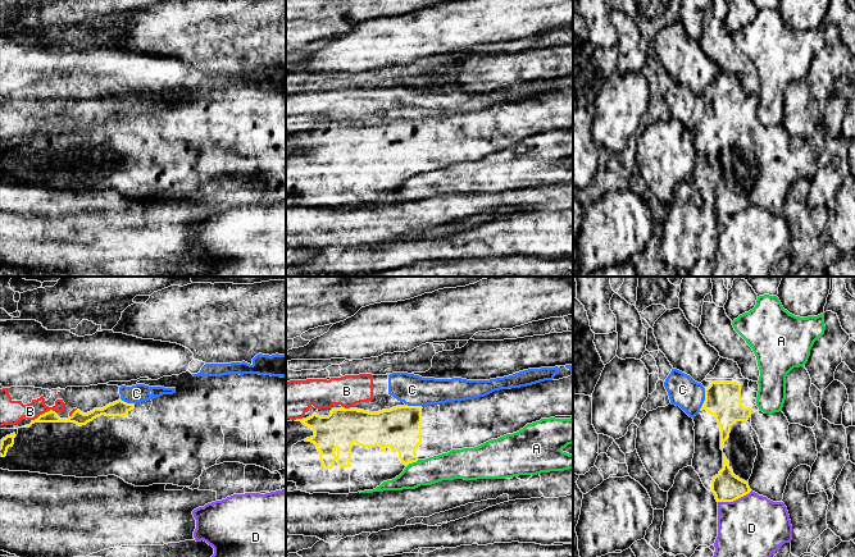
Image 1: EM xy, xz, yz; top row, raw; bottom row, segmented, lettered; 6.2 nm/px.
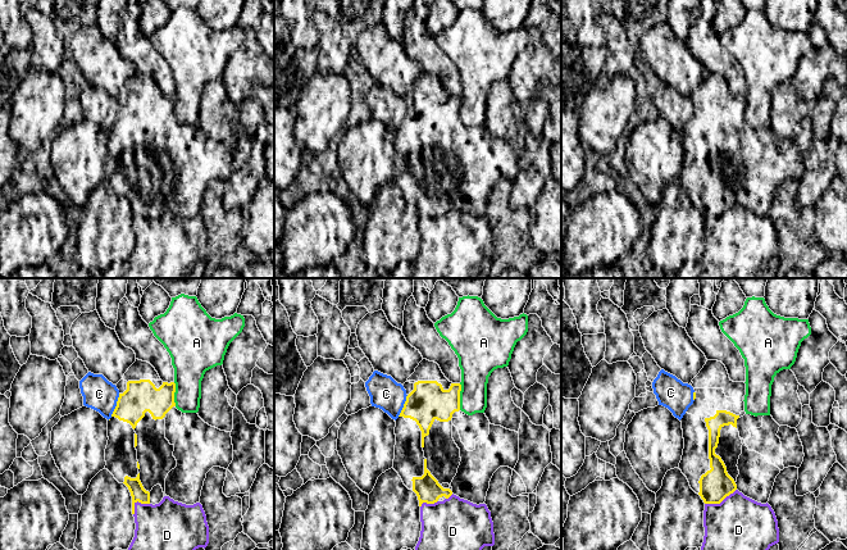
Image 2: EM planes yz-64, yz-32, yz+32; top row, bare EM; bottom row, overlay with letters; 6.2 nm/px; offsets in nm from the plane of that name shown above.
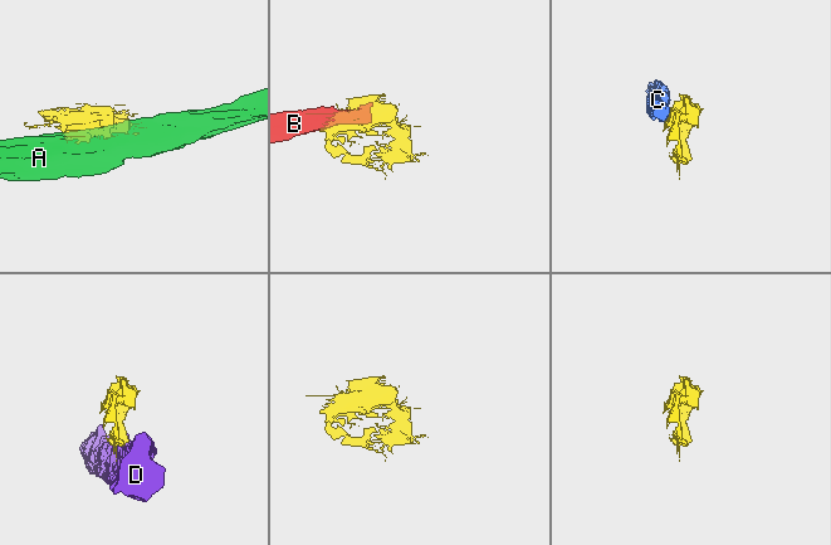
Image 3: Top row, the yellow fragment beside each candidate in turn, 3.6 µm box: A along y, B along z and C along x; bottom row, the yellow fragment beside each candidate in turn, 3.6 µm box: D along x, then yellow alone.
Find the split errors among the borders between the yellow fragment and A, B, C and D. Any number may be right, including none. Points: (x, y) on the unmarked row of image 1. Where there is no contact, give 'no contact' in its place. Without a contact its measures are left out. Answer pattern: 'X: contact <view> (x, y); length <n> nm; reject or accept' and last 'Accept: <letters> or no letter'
A: contact xz (412, 176); length 90 nm; reject
B: contact xy (45, 126); length 170 nm; reject
C: contact yz (705, 113); length 150 nm; reject
D: contact yz (735, 213); length 220 nm; reject
Accept: no letter

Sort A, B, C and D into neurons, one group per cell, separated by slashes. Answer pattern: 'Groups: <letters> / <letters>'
Groups: A / B C / D

